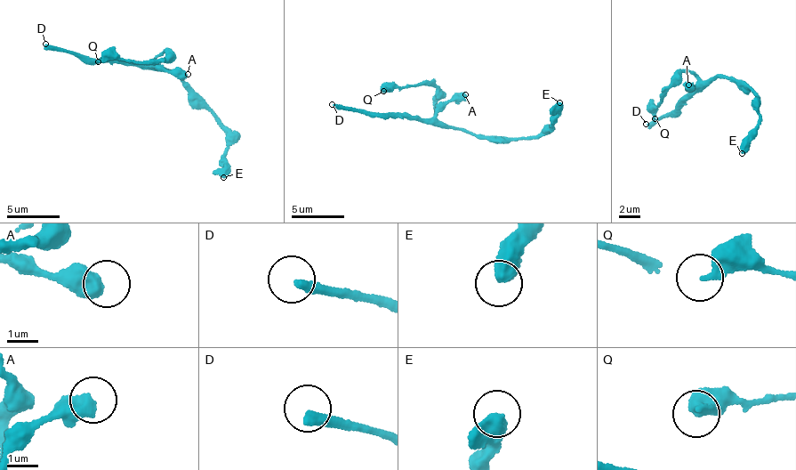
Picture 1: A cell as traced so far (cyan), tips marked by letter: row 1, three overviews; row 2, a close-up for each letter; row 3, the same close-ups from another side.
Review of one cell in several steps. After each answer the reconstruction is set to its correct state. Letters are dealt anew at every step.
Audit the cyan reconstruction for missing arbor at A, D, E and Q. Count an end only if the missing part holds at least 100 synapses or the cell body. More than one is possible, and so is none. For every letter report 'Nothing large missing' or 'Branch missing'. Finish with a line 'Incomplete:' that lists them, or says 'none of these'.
A: Nothing large missing
D: Branch missing
E: Nothing large missing
Q: Nothing large missing
Incomplete: D

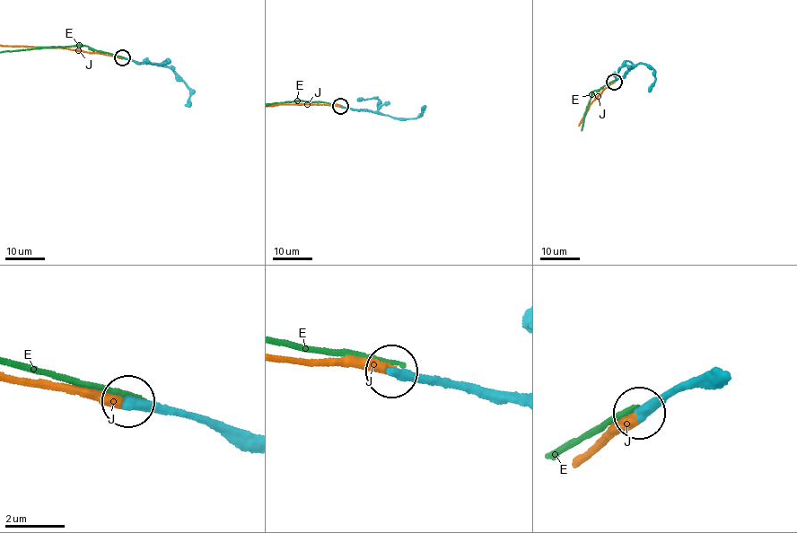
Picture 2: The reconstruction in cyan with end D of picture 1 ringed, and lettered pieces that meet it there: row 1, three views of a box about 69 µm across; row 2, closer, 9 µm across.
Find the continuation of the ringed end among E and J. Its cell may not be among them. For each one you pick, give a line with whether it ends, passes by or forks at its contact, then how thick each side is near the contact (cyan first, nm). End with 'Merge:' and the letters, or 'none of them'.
J: it ends there; 340 nm thick on the cyan side, 360 nm on the other
Merge: J

